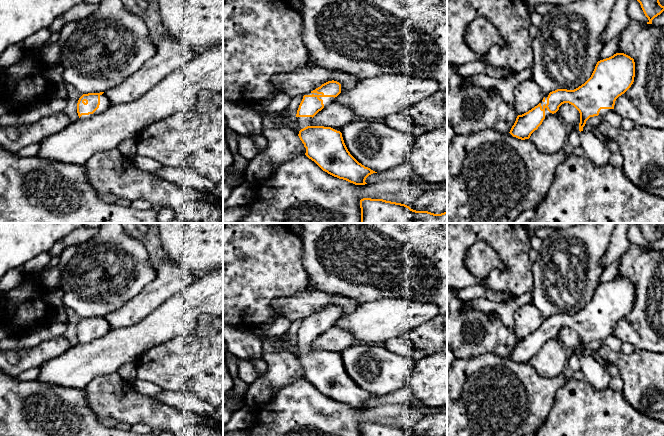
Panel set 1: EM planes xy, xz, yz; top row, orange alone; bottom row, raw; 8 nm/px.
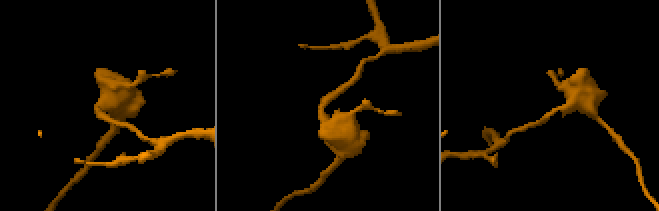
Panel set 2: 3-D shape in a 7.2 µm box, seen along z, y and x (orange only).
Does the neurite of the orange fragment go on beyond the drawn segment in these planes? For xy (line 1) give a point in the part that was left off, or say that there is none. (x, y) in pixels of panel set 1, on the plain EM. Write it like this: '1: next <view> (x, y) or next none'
1: next xy (104, 326)

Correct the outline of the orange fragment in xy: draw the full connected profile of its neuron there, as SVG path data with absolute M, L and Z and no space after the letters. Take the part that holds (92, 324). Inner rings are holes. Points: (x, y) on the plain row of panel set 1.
M104 316L83 318L77 327L77 337L80 343L88 344L105 336L110 330Z

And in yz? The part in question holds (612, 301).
M616 277L613 280L597 286L591 301L581 310L574 314L557 313L545 318L543 324L528 336L518 339L510 358L521 364L529 363L531 358L538 353L543 344L553 338L558 338L559 331L564 327L573 329L580 337L580 347L576 355L580 361L580 370L584 379L595 389L603 390L609 387L611 376L605 366L602 366L594 358L585 356L583 351L590 341L605 341L608 337L614 336L616 323L624 318L633 308L635 301L634 283L624 277Z

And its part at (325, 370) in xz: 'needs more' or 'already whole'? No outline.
needs more

